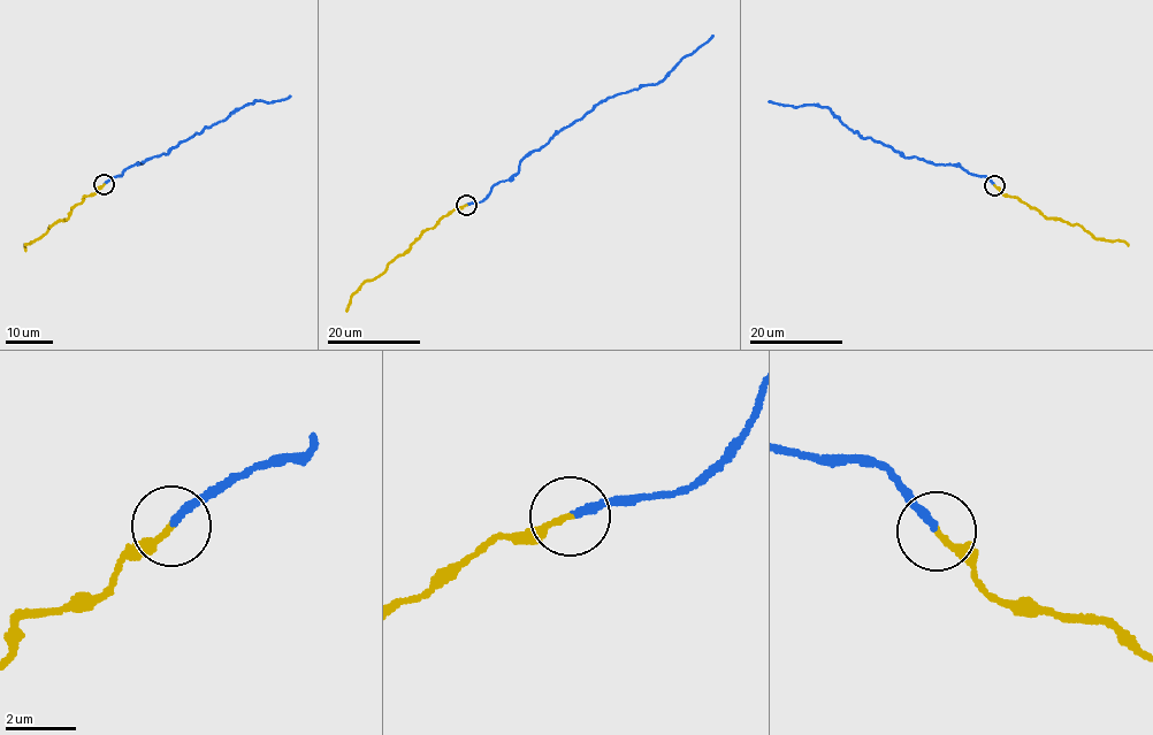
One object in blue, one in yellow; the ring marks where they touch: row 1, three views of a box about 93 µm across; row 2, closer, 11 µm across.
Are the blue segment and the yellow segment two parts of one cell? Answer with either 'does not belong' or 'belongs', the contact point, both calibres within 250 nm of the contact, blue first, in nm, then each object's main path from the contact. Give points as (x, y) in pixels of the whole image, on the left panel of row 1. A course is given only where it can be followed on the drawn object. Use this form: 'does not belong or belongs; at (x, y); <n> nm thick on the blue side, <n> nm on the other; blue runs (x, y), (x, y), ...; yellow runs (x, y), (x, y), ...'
belongs; at (104, 184); 240 nm thick on the blue side, 170 nm on the other; blue runs (104, 184), (129, 167), (169, 153), (247, 105), (290, 96); yellow runs (104, 184), (94, 193), (84, 196), (67, 219), (56, 220), (44, 235), (24, 244), (25, 250)

